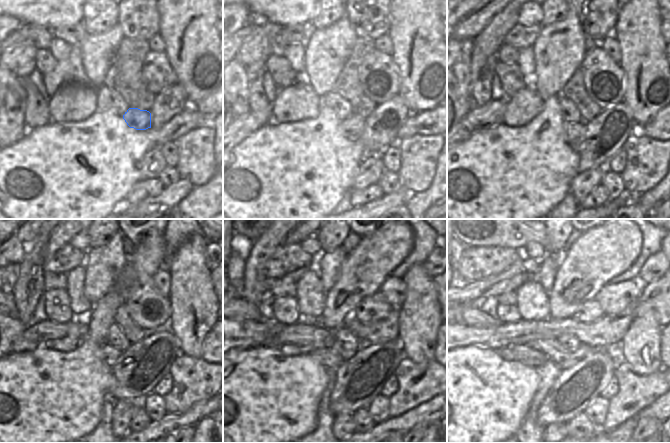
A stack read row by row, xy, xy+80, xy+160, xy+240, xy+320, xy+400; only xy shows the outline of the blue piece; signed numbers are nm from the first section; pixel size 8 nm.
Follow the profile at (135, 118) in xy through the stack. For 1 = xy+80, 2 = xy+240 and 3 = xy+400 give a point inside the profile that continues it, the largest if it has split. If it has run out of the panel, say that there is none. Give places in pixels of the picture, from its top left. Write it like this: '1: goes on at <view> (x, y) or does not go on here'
1: goes on at xy+80 (352, 127)
2: goes on at xy+240 (109, 354)
3: goes on at xy+400 (531, 357)

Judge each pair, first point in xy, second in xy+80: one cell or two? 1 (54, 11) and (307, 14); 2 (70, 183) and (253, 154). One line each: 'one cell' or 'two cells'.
1: one cell
2: one cell

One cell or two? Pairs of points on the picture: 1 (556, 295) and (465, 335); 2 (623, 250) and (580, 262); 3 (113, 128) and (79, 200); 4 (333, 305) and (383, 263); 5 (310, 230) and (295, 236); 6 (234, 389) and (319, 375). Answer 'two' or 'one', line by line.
1: two
2: one
3: one
4: one
5: one
6: one

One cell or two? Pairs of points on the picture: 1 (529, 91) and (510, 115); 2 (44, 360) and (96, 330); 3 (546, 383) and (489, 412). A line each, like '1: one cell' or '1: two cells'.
1: one cell
2: one cell
3: two cells

